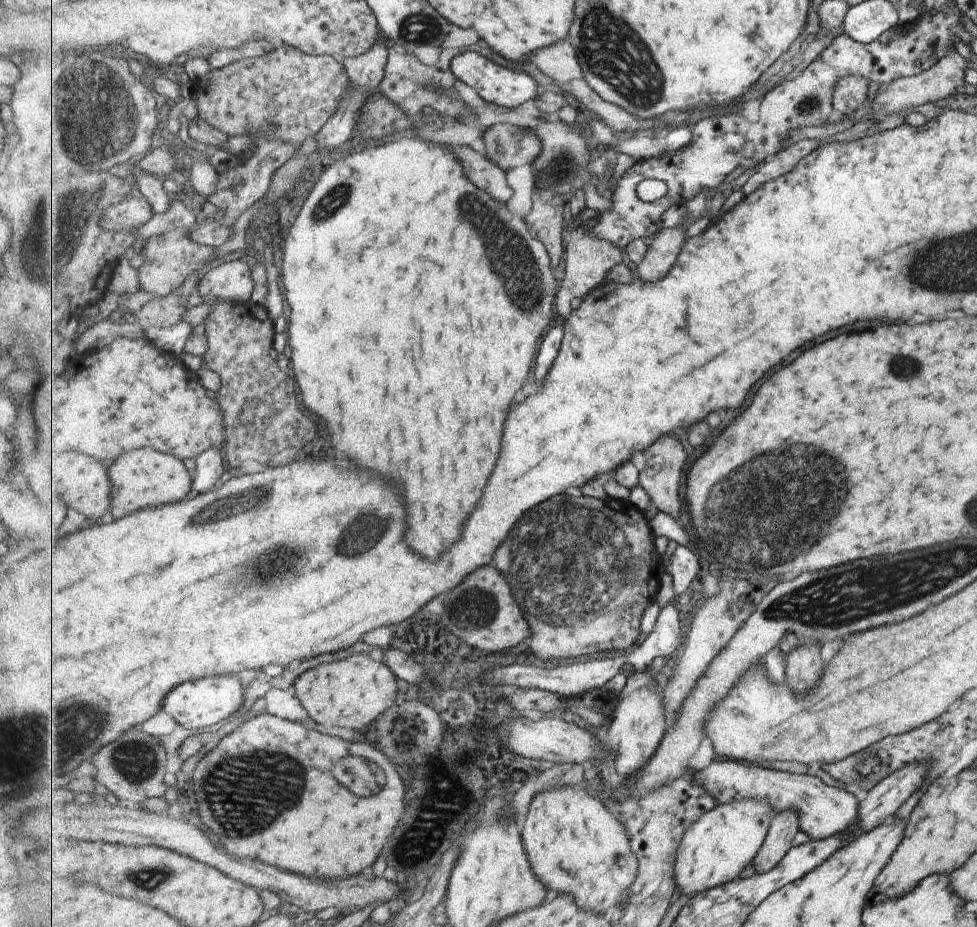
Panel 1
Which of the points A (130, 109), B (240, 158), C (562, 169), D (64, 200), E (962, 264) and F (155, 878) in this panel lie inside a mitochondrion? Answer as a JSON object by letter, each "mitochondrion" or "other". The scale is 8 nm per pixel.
{"A":"mitochondrion","B":"other","C":"mitochondrion","D":"mitochondrion","E":"mitochondrion","F":"mitochondrion"}

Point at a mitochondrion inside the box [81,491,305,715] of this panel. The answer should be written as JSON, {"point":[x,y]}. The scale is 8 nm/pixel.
{"point":[224,514]}

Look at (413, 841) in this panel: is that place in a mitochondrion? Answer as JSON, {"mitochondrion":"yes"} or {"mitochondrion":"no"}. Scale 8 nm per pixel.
{"mitochondrion":"yes"}

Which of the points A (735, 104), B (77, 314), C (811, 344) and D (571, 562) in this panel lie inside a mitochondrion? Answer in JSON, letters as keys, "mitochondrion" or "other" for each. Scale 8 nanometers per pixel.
{"A":"other","B":"other","C":"other","D":"mitochondrion"}

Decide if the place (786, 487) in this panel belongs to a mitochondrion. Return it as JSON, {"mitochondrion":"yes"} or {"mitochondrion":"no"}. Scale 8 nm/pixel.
{"mitochondrion":"yes"}

